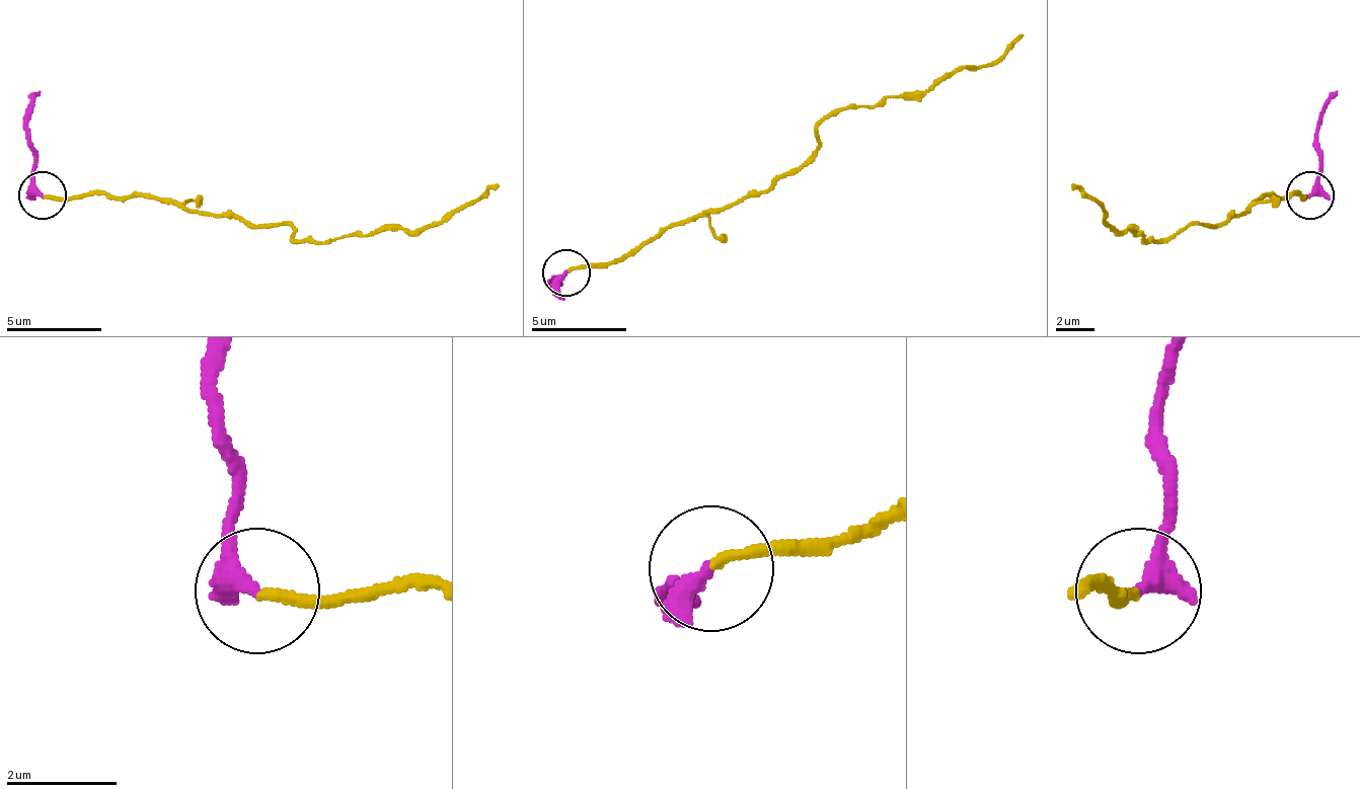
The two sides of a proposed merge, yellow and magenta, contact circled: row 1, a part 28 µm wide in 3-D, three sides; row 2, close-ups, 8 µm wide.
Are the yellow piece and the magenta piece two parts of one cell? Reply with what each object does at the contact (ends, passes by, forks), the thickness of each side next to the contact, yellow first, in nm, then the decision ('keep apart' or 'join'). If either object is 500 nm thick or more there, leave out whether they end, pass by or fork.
yellow ends; magenta ends; calibres 180 and 400 nm; join

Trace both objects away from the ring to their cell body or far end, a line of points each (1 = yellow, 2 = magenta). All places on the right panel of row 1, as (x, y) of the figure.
1: (1308, 199), (1261, 199), (1223, 223), (1190, 223), (1147, 241), (1128, 227), (1118, 232), (1070, 184)
2: (1308, 194), (1318, 179), (1323, 103), (1338, 89)

